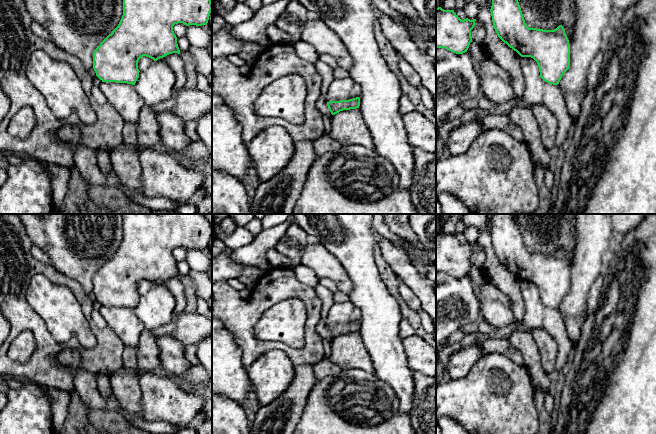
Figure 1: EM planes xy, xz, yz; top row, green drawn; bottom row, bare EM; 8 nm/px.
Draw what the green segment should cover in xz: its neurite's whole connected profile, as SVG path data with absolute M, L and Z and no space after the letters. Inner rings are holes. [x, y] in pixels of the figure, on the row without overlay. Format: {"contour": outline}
{"contour": "M356 321L349 324L341 324L341 325L329 325L327 326L327 330L332 339L335 339L343 334L356 333L360 330L360 322Z"}

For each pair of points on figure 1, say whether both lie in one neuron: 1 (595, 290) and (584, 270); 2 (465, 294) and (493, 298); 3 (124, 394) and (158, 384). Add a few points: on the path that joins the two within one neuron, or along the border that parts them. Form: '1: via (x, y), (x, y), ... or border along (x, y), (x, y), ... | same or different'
1: border along (600, 274), (589, 290), (586, 307) | different
2: border along (466, 276), (479, 300), (482, 317) | different
3: border along (138, 377), (141, 409), (137, 412) | different

